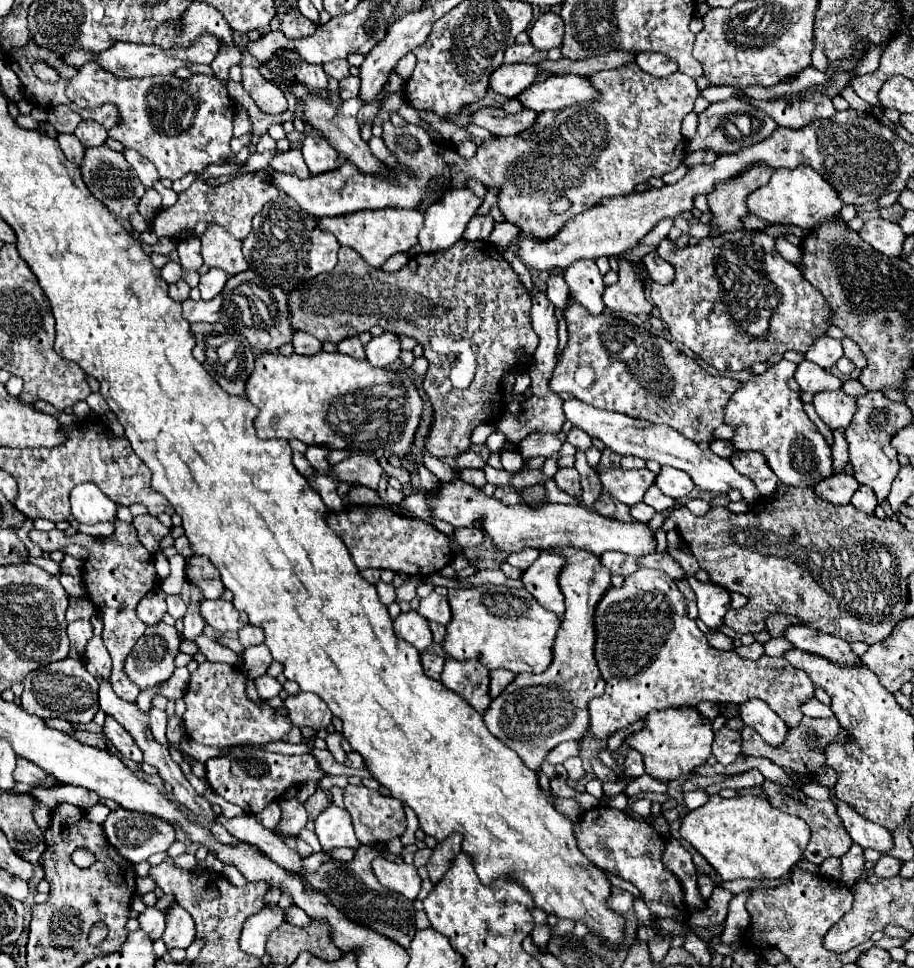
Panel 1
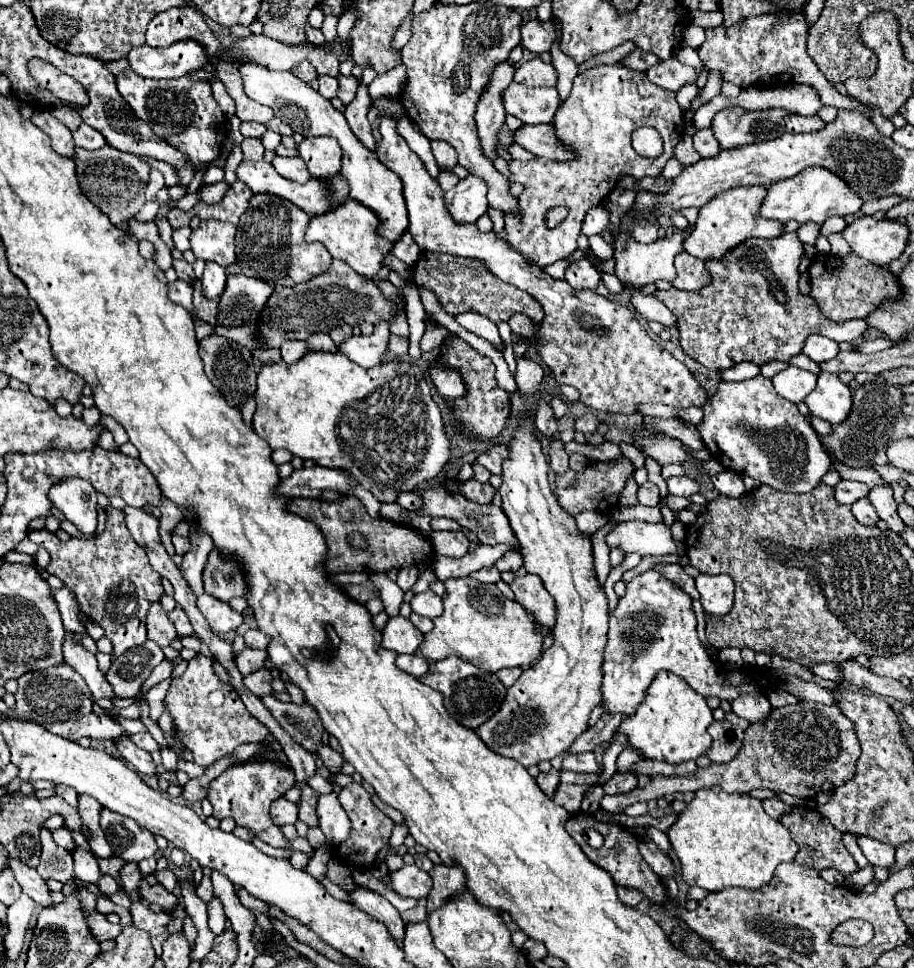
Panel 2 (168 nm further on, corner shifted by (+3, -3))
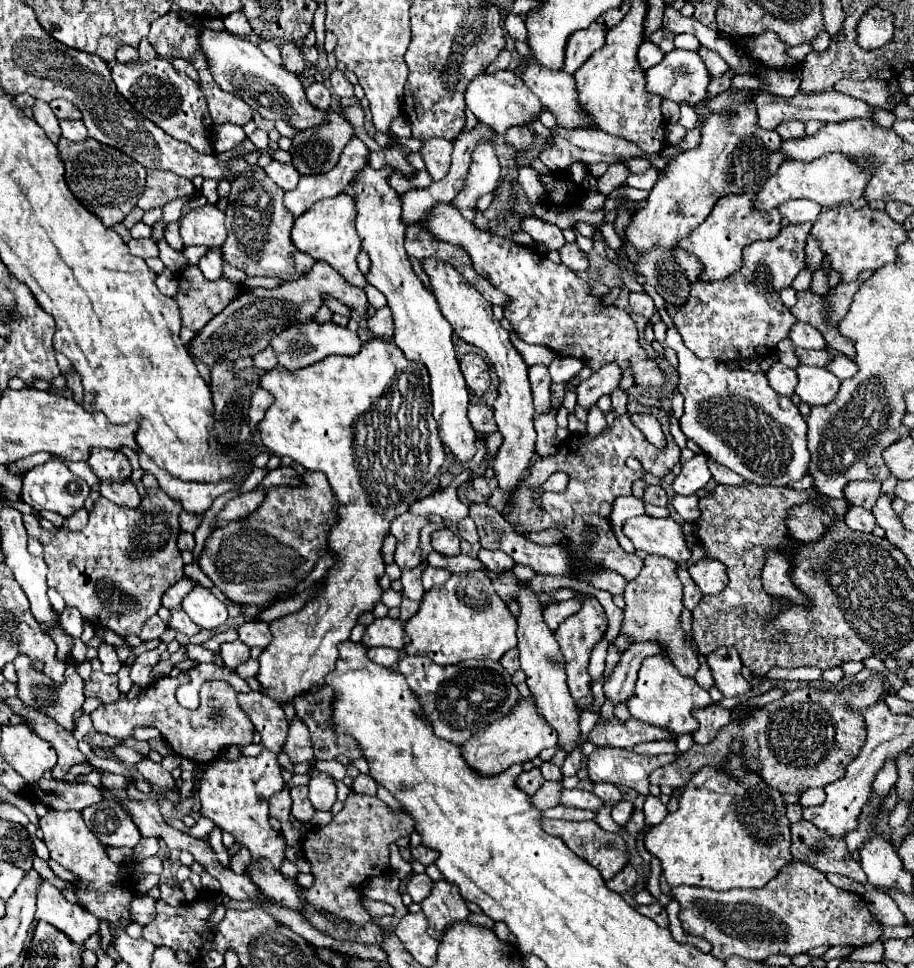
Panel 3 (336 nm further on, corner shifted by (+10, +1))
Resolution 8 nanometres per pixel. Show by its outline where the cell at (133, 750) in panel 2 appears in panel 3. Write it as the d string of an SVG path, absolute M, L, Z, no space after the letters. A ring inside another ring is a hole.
M149 758L143 760L143 762L139 762L139 764L137 764L137 770L139 770L139 774L141 774L149 784L159 786L161 790L175 790L175 788L177 788L175 778L173 778L167 770L163 770L161 764L151 762Z

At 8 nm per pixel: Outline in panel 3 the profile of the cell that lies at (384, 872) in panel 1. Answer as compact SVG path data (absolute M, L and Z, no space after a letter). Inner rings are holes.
M415 874L407 884L407 892L411 894L413 902L425 900L429 896L431 888L433 888L433 880L427 874Z

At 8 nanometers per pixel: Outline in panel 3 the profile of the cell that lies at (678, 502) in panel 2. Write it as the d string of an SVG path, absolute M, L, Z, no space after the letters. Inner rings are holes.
M691 494L691 496L675 496L673 498L673 508L677 510L677 514L685 520L685 522L695 522L699 520L699 496L697 494Z

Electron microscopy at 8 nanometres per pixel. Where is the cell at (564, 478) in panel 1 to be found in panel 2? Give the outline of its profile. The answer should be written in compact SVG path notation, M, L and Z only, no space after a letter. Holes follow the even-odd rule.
M554 440L550 446L550 470L554 474L564 474L568 470L568 456L564 454L564 444L560 440Z

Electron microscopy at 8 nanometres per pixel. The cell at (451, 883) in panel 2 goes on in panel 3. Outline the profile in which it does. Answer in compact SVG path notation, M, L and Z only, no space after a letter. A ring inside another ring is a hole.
M435 882L429 898L421 902L421 908L429 920L429 934L435 940L441 940L441 934L455 922L467 920L469 910L463 896L457 892L457 886L451 882Z

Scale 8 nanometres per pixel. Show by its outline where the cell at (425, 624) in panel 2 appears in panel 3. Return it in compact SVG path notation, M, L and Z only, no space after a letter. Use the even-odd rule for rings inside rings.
M403 598L403 602L401 602L401 622L407 622L417 610L419 610L419 604L415 600Z

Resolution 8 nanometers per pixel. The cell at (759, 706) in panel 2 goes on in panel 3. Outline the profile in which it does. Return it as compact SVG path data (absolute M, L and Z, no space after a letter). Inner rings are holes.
M717 648L707 654L707 664L713 672L717 688L725 696L741 696L751 690L751 684L741 676L741 660L735 648Z

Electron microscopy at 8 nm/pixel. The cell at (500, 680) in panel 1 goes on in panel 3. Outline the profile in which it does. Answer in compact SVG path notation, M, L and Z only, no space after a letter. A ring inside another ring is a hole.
M517 648L505 652L499 662L503 664L503 668L505 668L509 674L513 674L513 672L519 668L519 652L517 652Z

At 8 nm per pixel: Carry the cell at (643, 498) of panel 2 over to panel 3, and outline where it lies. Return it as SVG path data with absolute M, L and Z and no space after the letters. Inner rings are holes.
M649 486L645 490L643 502L645 504L655 504L655 506L667 506L669 504L669 498L667 498L667 494L665 494L665 490L661 486Z

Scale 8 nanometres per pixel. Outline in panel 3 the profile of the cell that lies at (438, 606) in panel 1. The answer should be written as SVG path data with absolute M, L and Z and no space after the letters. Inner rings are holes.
M415 566L411 570L401 570L401 584L403 584L403 596L421 602L425 590L421 586L421 566Z

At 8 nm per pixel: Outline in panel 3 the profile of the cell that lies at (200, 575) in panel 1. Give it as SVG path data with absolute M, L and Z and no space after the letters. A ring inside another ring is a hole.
M303 472L301 486L275 486L267 490L263 504L243 520L229 522L211 532L205 542L199 568L213 580L213 584L239 606L267 606L281 594L291 592L303 578L309 576L317 560L325 554L327 532L335 522L337 502L321 472Z

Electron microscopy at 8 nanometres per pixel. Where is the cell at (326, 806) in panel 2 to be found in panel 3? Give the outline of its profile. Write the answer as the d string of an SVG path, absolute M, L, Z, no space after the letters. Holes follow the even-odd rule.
M315 766L309 768L309 800L317 810L331 810L331 806L335 804L335 794L337 794L337 786L335 786L335 778L327 772L319 772L315 770Z

